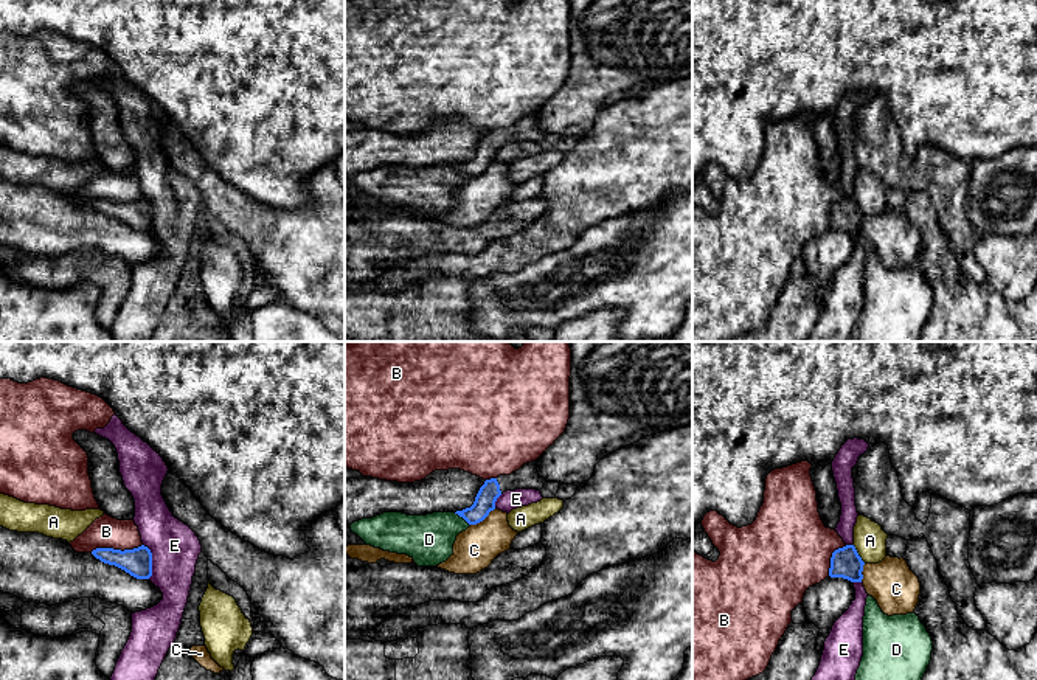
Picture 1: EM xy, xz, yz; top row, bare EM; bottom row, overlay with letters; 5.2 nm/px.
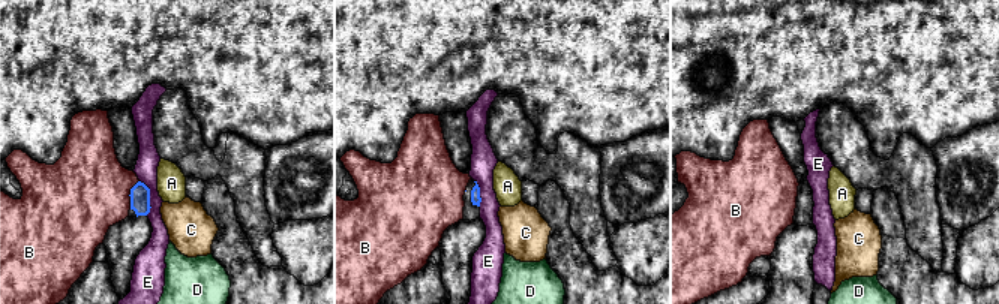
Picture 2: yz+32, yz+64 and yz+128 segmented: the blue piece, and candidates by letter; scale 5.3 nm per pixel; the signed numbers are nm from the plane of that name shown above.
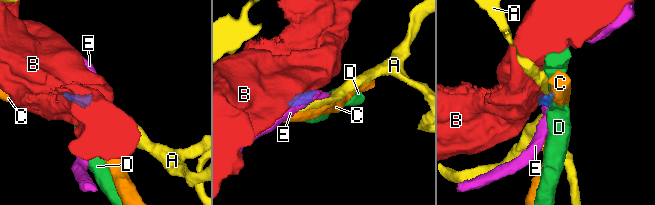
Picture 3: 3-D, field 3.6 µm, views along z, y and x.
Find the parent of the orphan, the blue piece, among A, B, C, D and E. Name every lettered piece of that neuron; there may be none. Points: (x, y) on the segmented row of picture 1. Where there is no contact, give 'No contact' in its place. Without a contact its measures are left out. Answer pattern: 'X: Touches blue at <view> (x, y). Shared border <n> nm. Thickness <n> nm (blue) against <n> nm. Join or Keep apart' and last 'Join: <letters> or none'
A: Touches blue at yz (857, 553). Shared border 120 nm. Thickness 160 nm (blue) against 170 nm. Keep apart
B: Touches blue at xy (115, 550). Shared border 280 nm. Thickness 150 nm (blue) against 160 nm. Keep apart
C: Touches blue at xz (483, 519). Shared border 160 nm. Thickness 110 nm (blue) against 220 nm. Keep apart
D: Touches blue at xz (461, 516). Shared border 110 nm. Thickness 110 nm (blue) against 260 nm. Keep apart
E: Touches blue at xy (151, 561). Shared border 190 nm. Thickness 150 nm (blue) against 240 nm. Keep apart
Join: none

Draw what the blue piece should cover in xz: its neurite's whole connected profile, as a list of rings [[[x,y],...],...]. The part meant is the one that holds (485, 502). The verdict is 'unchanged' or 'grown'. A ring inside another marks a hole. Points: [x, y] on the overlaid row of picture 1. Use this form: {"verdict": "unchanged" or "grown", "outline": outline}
{"verdict": "grown", "outline": [[[537,460],[526,463],[511,475],[486,480],[480,487],[473,505],[463,511],[456,511],[455,514],[463,517],[469,525],[477,525],[495,509],[495,501],[503,492],[515,489],[540,491],[545,483],[546,480],[537,472]]]}

